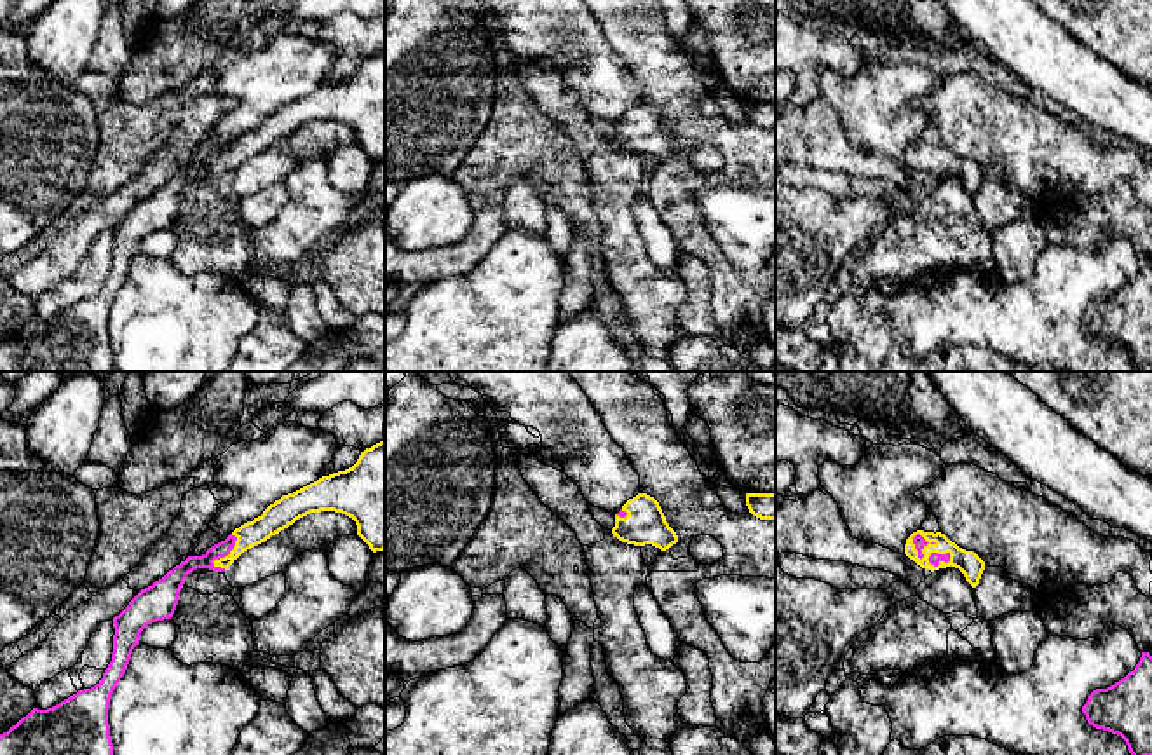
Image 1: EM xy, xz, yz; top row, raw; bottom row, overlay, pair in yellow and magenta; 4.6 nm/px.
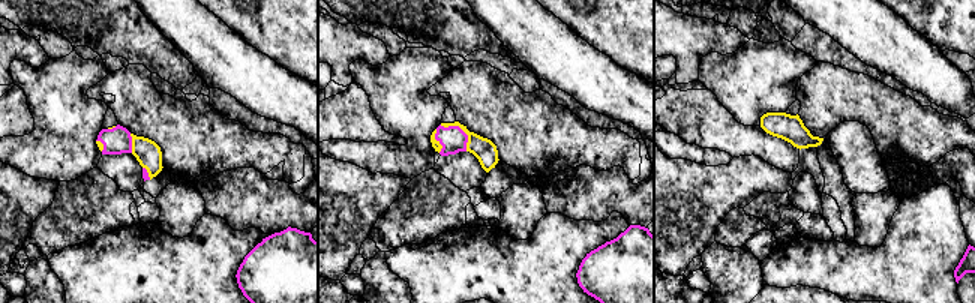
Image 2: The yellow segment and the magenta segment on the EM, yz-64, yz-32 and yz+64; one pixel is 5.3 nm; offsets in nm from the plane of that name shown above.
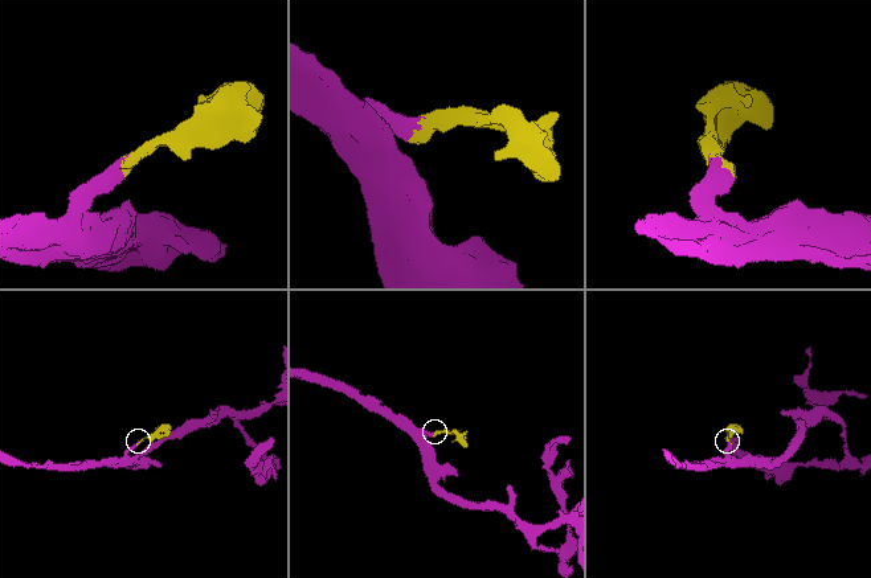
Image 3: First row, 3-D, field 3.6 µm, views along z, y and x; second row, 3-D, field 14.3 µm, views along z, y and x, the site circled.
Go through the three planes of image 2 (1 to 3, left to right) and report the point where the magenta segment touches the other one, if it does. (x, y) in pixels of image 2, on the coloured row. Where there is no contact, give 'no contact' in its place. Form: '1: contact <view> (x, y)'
1: contact yz-64 (132, 143)
2: contact yz-32 (461, 128)
3: no contact

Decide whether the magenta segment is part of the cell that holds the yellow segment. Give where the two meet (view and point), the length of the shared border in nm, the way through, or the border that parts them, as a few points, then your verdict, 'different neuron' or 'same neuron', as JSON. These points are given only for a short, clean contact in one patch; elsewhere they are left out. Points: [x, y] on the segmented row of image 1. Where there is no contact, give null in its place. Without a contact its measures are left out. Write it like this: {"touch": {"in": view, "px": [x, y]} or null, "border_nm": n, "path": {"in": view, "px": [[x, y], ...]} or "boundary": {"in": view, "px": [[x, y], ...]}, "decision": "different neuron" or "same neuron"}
{"touch": {"in": "yz", "px": [924, 537]}, "border_nm": 140, "decision": "same neuron"}

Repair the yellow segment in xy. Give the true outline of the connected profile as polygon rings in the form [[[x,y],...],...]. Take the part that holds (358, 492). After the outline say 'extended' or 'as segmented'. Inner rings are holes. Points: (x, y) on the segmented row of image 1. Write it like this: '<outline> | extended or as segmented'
[[[385,439],[361,452],[352,467],[282,495],[261,516],[235,528],[202,556],[188,556],[141,589],[113,617],[113,652],[103,678],[52,708],[33,708],[0,734],[0,755],[113,755],[108,724],[112,694],[127,670],[141,631],[152,622],[173,617],[186,575],[197,568],[225,572],[244,551],[321,511],[352,518],[357,535],[373,553],[385,549]]] | extended

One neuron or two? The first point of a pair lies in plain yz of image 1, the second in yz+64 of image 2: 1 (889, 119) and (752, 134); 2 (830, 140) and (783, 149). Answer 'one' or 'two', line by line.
1: two
2: one

